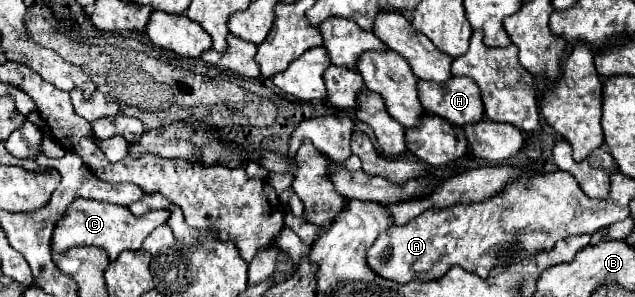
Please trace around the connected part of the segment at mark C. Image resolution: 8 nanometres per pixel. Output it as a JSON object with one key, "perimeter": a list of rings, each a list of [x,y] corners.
{"perimeter":[[[76,198],[68,206],[66,216],[54,228],[52,250],[54,252],[64,252],[64,250],[68,250],[72,246],[98,246],[98,248],[104,248],[108,252],[110,260],[116,260],[118,254],[124,252],[124,250],[140,250],[144,238],[154,228],[166,224],[168,218],[170,218],[168,208],[148,210],[142,216],[134,216],[126,206],[114,206],[114,204],[108,204],[108,202]]]}

